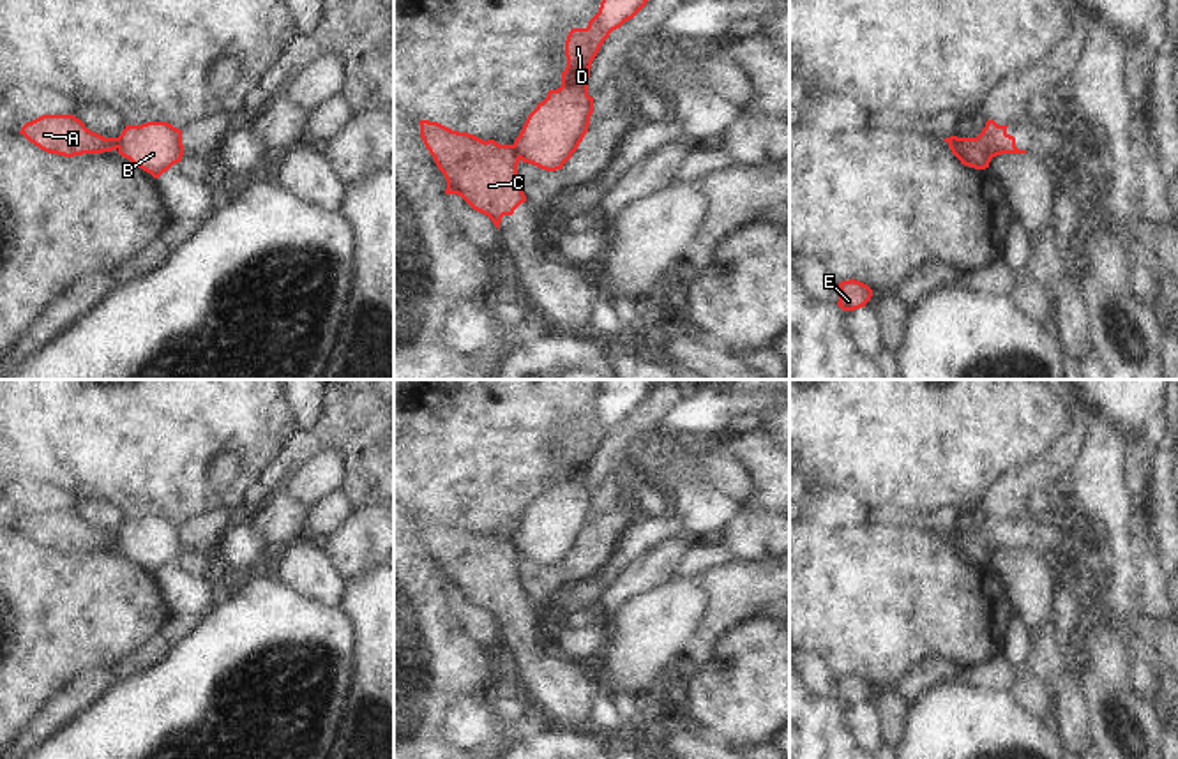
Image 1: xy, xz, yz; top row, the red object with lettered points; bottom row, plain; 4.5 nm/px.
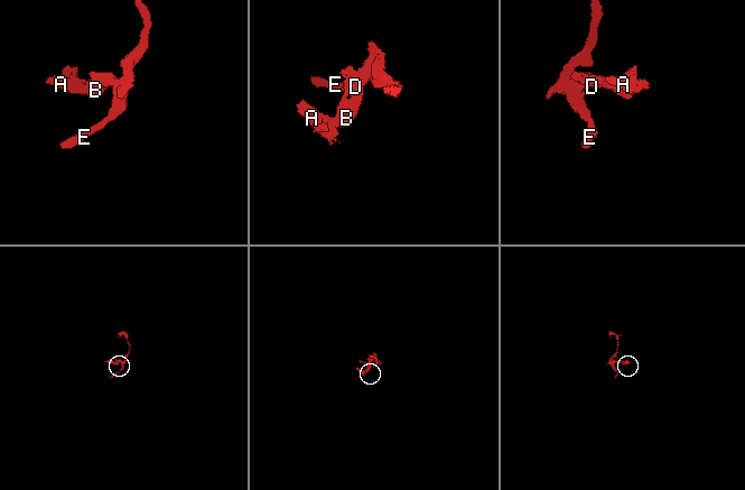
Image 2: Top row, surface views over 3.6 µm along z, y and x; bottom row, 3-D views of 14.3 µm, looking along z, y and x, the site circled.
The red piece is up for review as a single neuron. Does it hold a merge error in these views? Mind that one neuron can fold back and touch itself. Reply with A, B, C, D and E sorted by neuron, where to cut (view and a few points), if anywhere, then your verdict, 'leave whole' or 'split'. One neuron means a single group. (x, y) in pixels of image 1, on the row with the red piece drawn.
A C / B D E; cut in xz along (513, 145), (520, 157); split

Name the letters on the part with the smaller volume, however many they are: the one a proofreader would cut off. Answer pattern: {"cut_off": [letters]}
{"cut_off": ["A", "C"]}

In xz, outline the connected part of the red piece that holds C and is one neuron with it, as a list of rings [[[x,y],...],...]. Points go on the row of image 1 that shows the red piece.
[[[420,120],[420,138],[447,180],[445,194],[461,196],[500,229],[503,215],[526,201],[517,180],[514,145],[480,139],[438,122]]]

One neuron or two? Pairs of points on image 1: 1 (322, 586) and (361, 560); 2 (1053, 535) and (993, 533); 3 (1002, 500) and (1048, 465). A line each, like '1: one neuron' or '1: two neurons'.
1: two neurons
2: one neuron
3: one neuron

